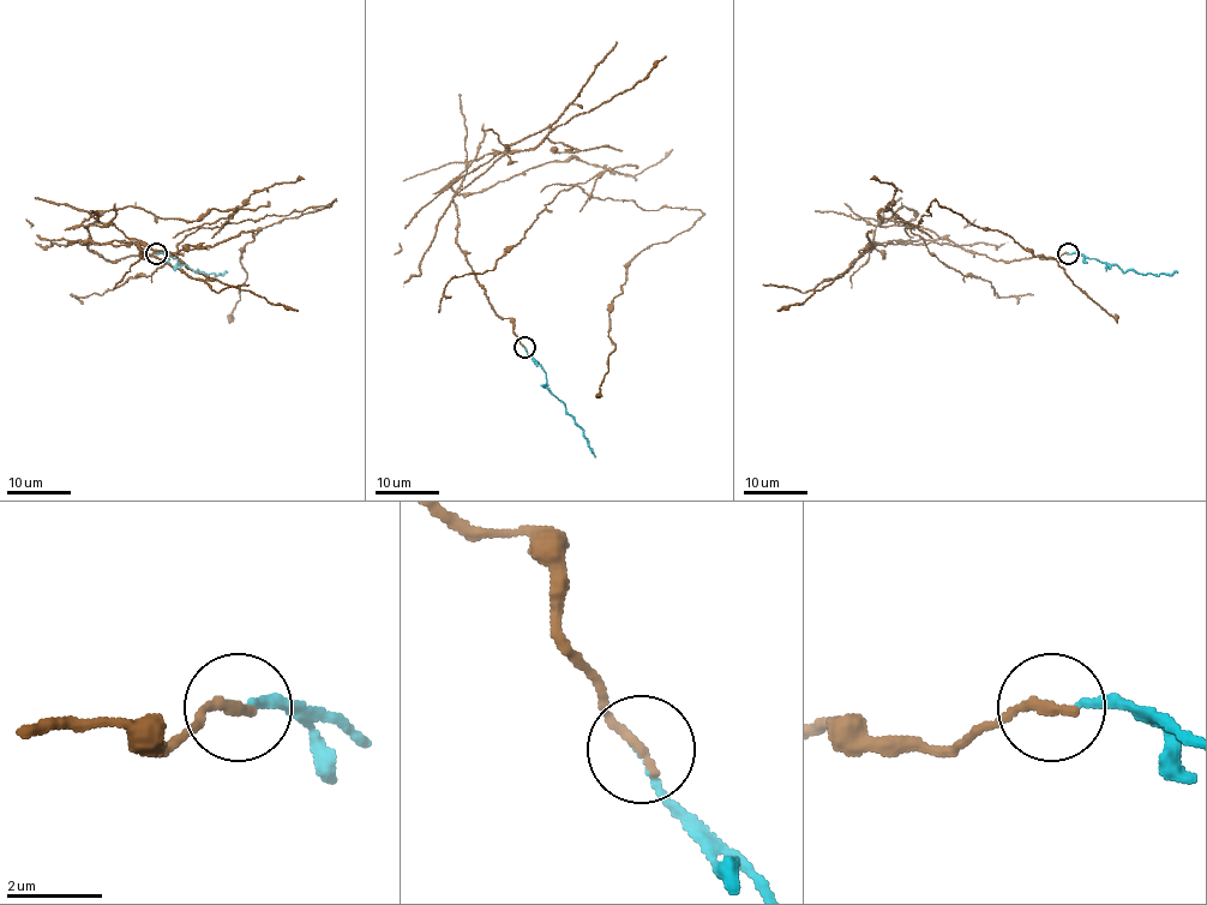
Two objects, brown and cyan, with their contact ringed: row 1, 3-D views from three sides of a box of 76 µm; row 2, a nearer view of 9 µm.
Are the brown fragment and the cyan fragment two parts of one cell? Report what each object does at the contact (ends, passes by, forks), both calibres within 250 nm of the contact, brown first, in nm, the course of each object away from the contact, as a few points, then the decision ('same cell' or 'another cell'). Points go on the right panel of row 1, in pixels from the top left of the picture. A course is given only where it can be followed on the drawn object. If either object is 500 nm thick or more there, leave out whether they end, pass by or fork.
brown ends | cyan ends | 240/100 nm | brown via (1068, 253), (1003, 262), (878, 215), (932, 201), (1009, 234), (1116, 322) | cyan via (1068, 253), (1082, 253), (1116, 264), (1123, 271), (1158, 276), (1177, 273) | another cell

